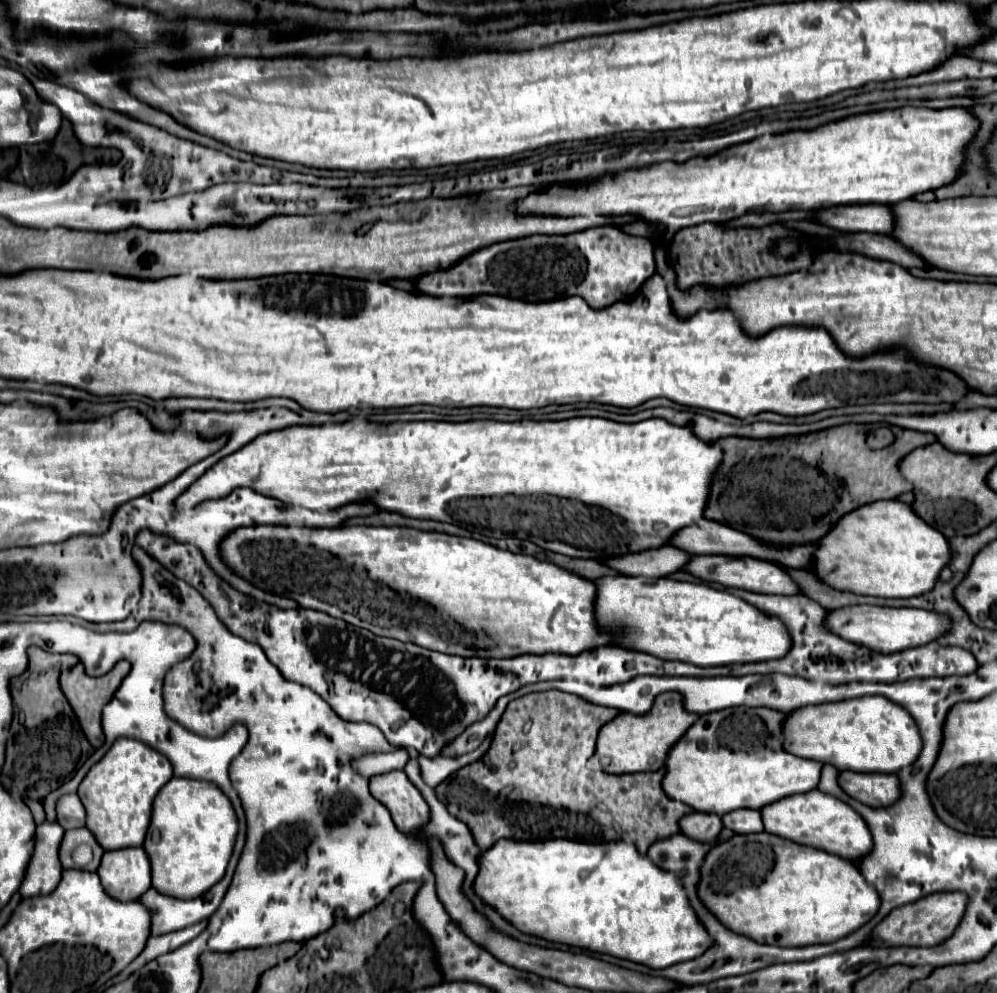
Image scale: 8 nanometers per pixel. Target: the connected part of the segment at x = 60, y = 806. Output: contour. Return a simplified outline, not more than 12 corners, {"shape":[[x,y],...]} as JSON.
{"shape":[[75,793],[57,801],[63,829],[85,827],[85,809]]}

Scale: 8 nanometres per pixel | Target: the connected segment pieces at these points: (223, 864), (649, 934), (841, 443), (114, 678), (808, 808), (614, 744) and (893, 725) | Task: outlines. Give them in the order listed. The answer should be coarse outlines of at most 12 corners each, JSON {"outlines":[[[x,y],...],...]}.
{"outlines":[[[173,777],[143,849],[151,887],[201,897],[237,817],[217,785]],[[501,839],[473,891],[521,933],[651,969],[711,939],[633,843]],[[723,437],[703,517],[769,547],[911,491],[897,469],[935,441]],[[119,661],[89,677],[83,665],[59,677],[71,709],[93,747],[105,741],[101,709],[131,669]],[[817,789],[761,807],[765,831],[859,861],[861,815]],[[661,693],[645,715],[619,713],[587,766],[657,771],[697,715]],[[885,697],[807,705],[783,749],[839,771],[895,773],[921,751]]]}

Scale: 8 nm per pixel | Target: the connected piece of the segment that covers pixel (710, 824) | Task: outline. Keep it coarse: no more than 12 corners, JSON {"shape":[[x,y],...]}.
{"shape":[[689,813],[681,833],[715,843],[723,823],[715,813]]}

